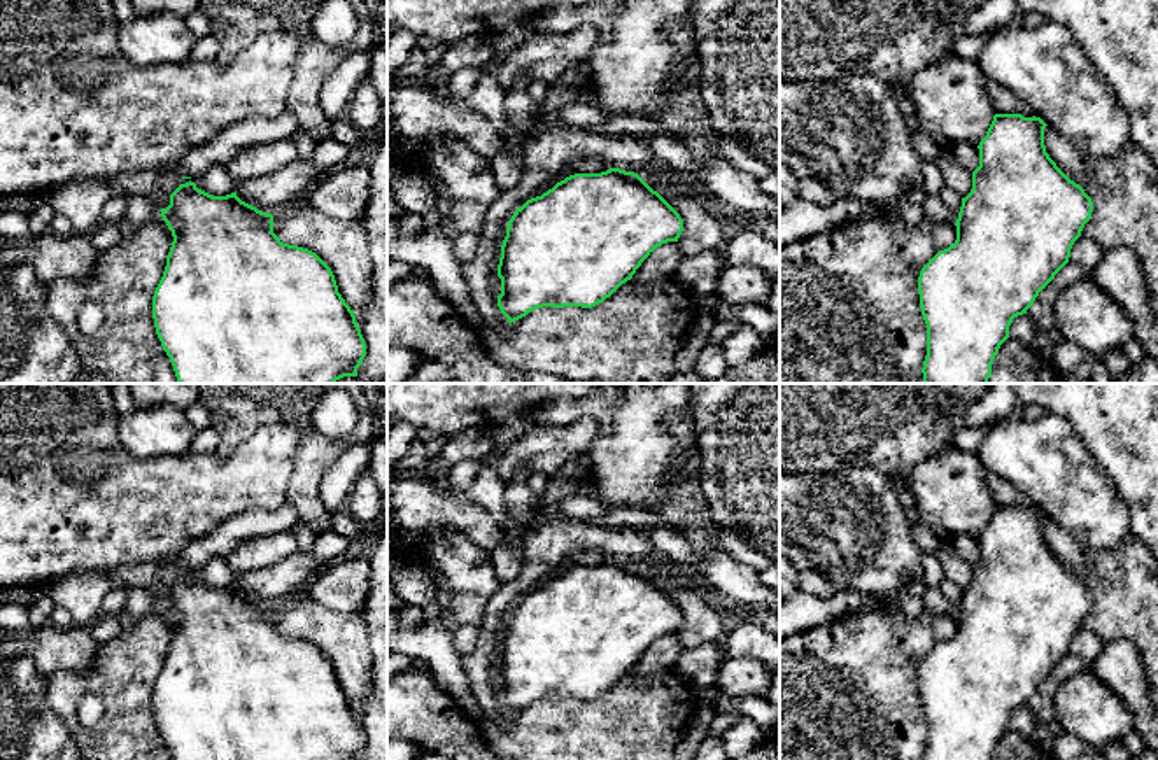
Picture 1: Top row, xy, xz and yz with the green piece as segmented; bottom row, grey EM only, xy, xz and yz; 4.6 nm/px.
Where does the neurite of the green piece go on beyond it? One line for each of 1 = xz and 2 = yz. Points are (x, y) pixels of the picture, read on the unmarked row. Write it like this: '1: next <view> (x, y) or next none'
1: next none
2: next none

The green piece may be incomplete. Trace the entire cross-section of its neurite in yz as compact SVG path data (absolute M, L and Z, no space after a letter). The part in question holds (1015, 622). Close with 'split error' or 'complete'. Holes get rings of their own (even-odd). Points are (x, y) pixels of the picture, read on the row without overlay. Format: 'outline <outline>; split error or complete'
outline M995 506L979 534L979 559L972 564L972 581L962 590L957 632L939 643L920 664L918 686L927 716L923 760L992 760L1000 737L1009 730L1014 709L1027 706L1039 685L1069 655L1070 641L1093 604L1084 581L1070 573L1049 550L1041 510Z; complete

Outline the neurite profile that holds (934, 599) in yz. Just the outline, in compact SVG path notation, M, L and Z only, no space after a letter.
M927 587L927 590L921 595L923 606L927 611L930 613L941 613L941 615L957 615L958 606L953 604L948 597L946 592L943 590L943 587L937 588L930 588Z

